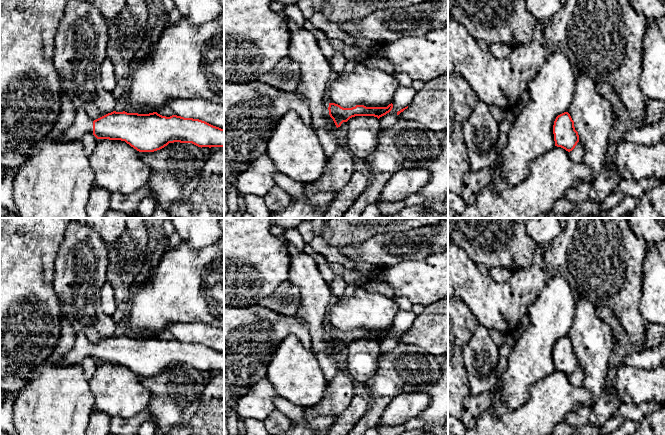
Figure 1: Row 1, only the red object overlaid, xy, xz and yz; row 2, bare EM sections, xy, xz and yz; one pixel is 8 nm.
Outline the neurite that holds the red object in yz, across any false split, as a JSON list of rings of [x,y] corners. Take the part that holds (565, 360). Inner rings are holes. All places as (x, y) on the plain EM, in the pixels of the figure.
[[[568,336],[558,339],[554,345],[553,358],[555,370],[566,375],[572,375],[579,366],[578,356],[575,354],[574,345]]]

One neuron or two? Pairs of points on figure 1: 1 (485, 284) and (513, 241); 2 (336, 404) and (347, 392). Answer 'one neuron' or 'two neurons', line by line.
1: two neurons
2: one neuron

